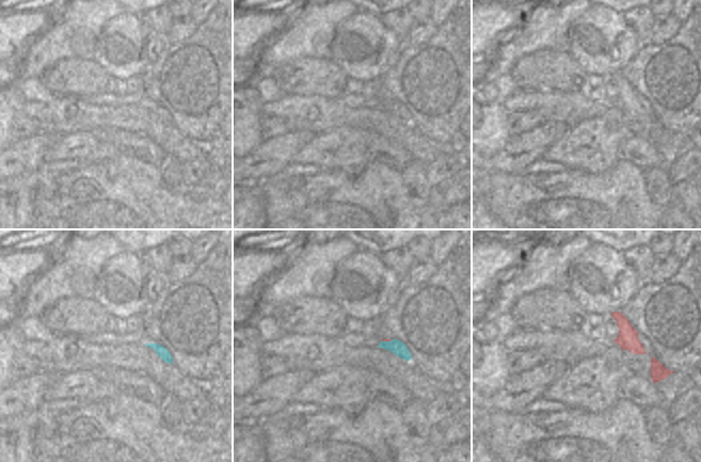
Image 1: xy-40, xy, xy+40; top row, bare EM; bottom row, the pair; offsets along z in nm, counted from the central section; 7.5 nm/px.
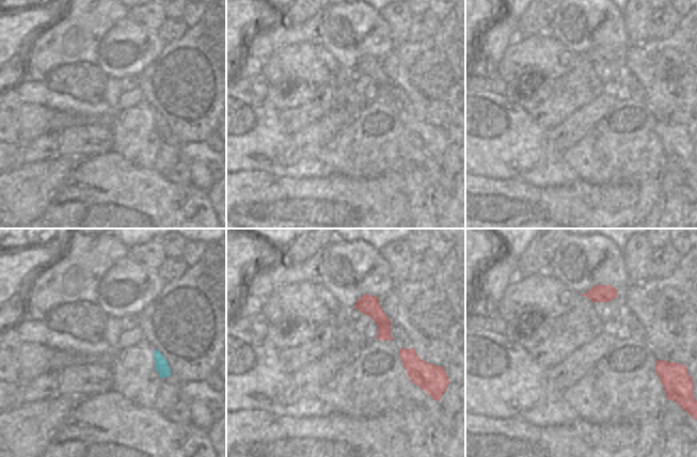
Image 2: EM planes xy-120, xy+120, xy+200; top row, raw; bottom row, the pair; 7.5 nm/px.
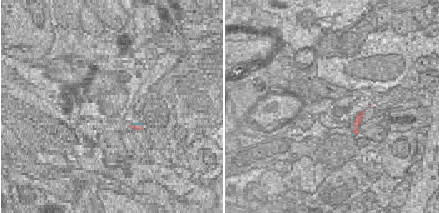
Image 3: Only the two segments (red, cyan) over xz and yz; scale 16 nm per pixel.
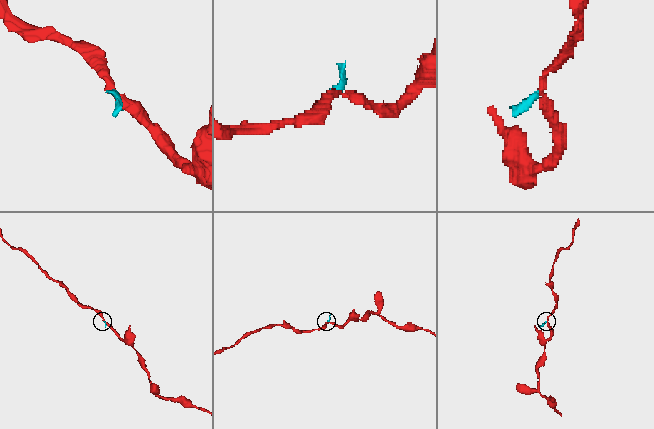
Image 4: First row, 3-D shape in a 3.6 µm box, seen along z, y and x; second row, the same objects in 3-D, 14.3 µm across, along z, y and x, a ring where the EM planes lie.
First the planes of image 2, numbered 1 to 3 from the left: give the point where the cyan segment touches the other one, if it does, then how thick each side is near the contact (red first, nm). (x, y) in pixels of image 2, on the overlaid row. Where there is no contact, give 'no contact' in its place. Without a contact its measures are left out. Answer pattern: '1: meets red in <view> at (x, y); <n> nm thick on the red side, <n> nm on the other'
1: no contact
2: no contact
3: no contact

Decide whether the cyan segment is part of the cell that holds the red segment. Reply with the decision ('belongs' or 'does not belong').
does not belong

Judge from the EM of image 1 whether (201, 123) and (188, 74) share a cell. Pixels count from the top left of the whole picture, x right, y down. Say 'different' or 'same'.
same

